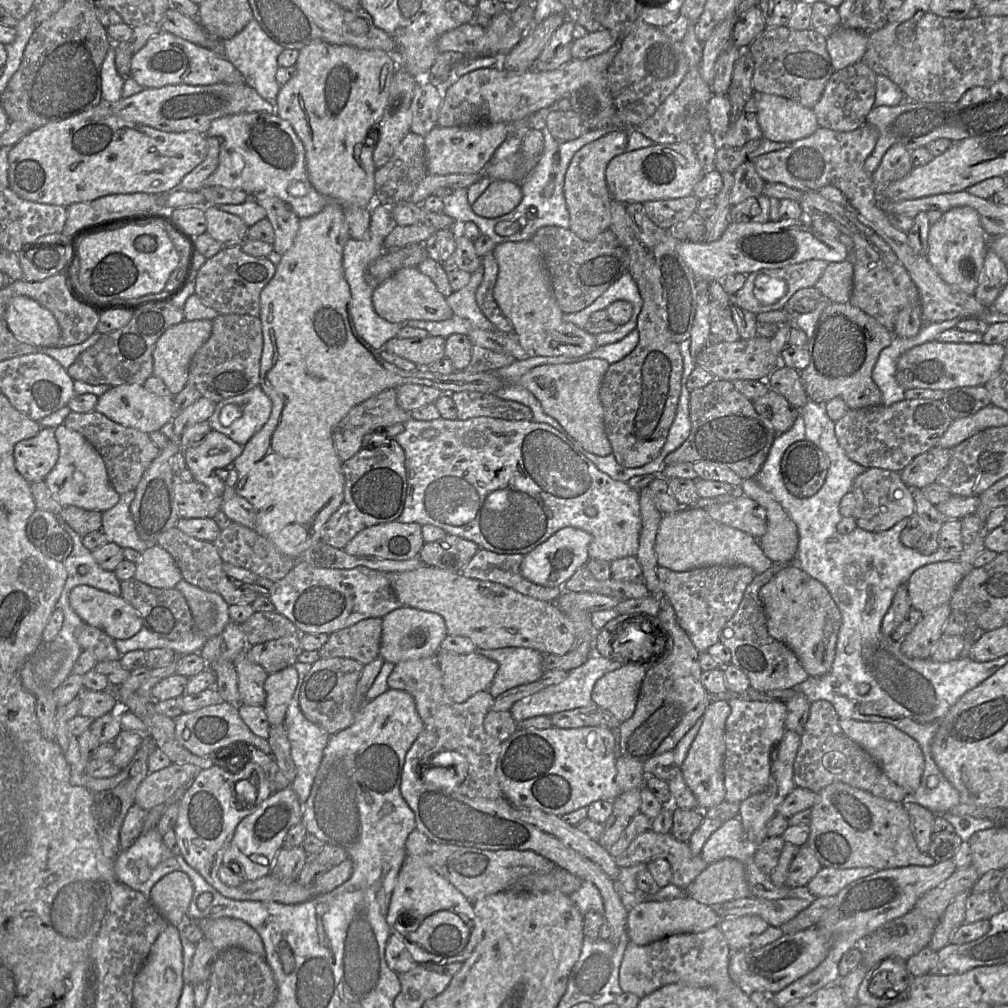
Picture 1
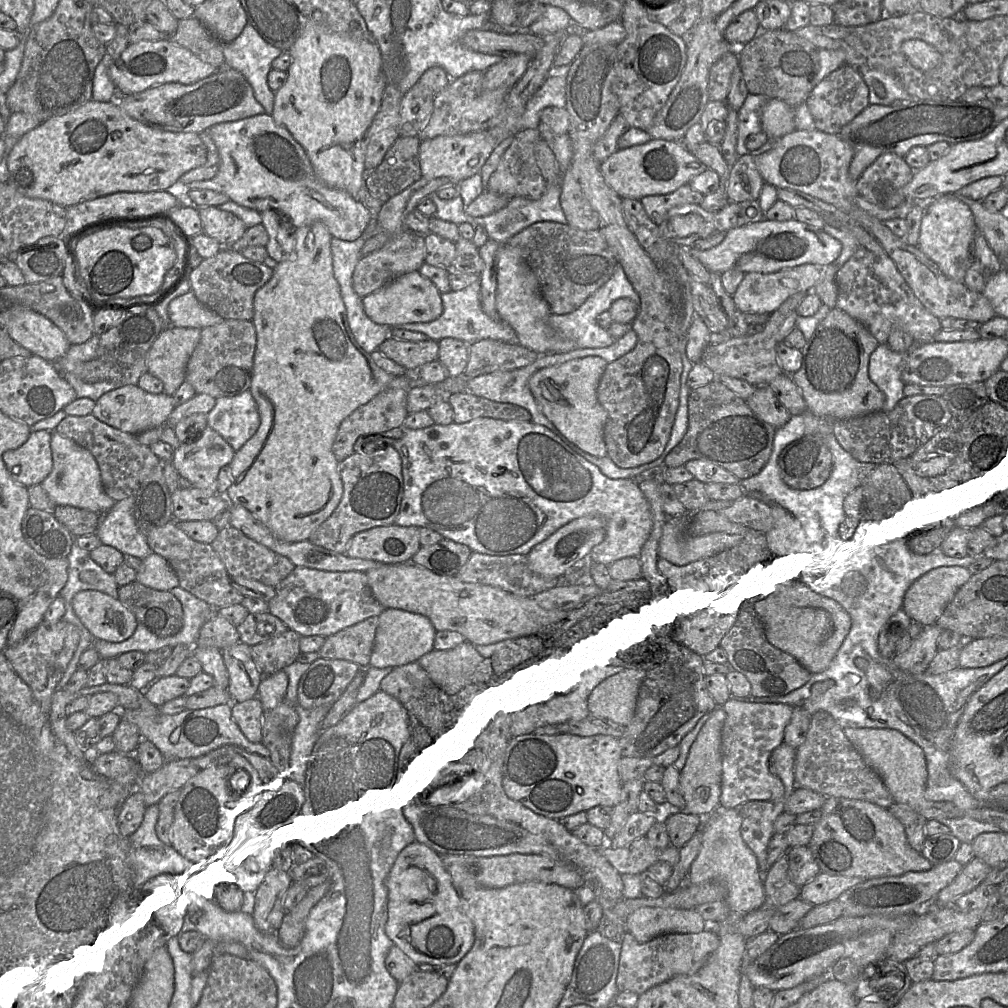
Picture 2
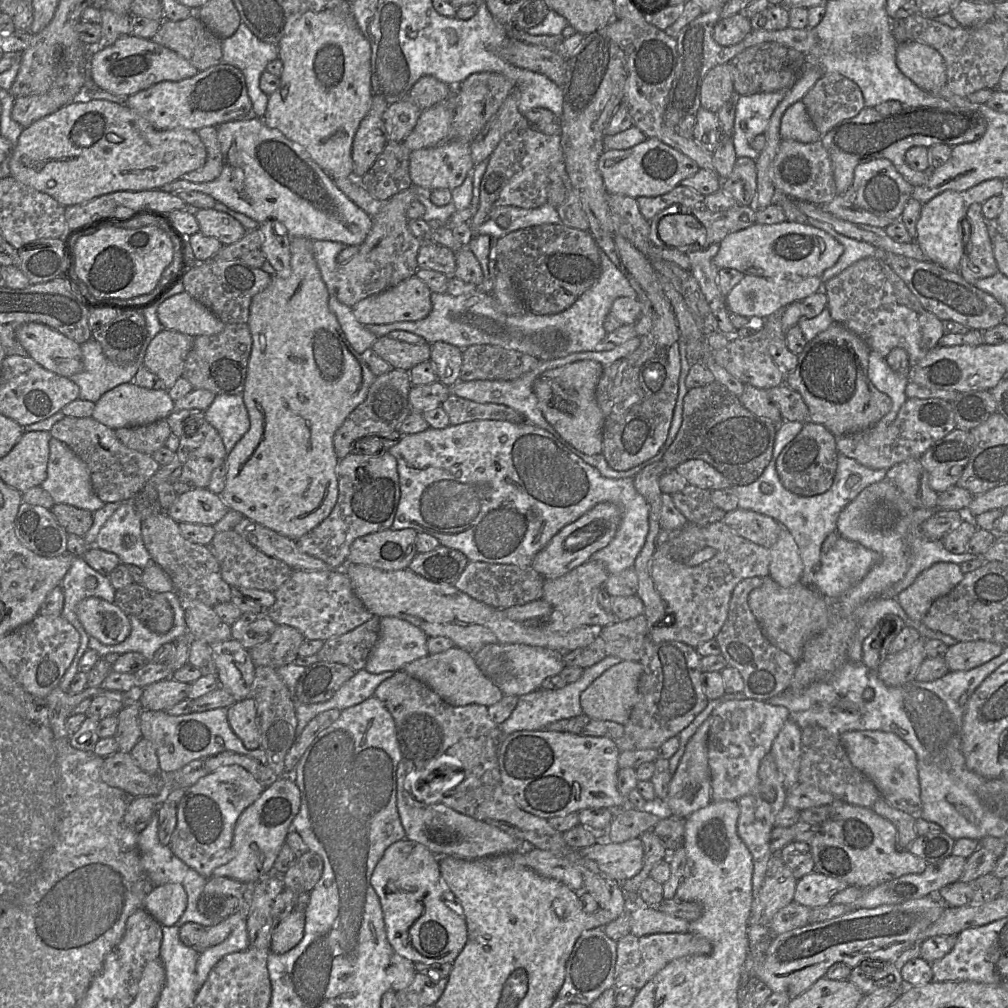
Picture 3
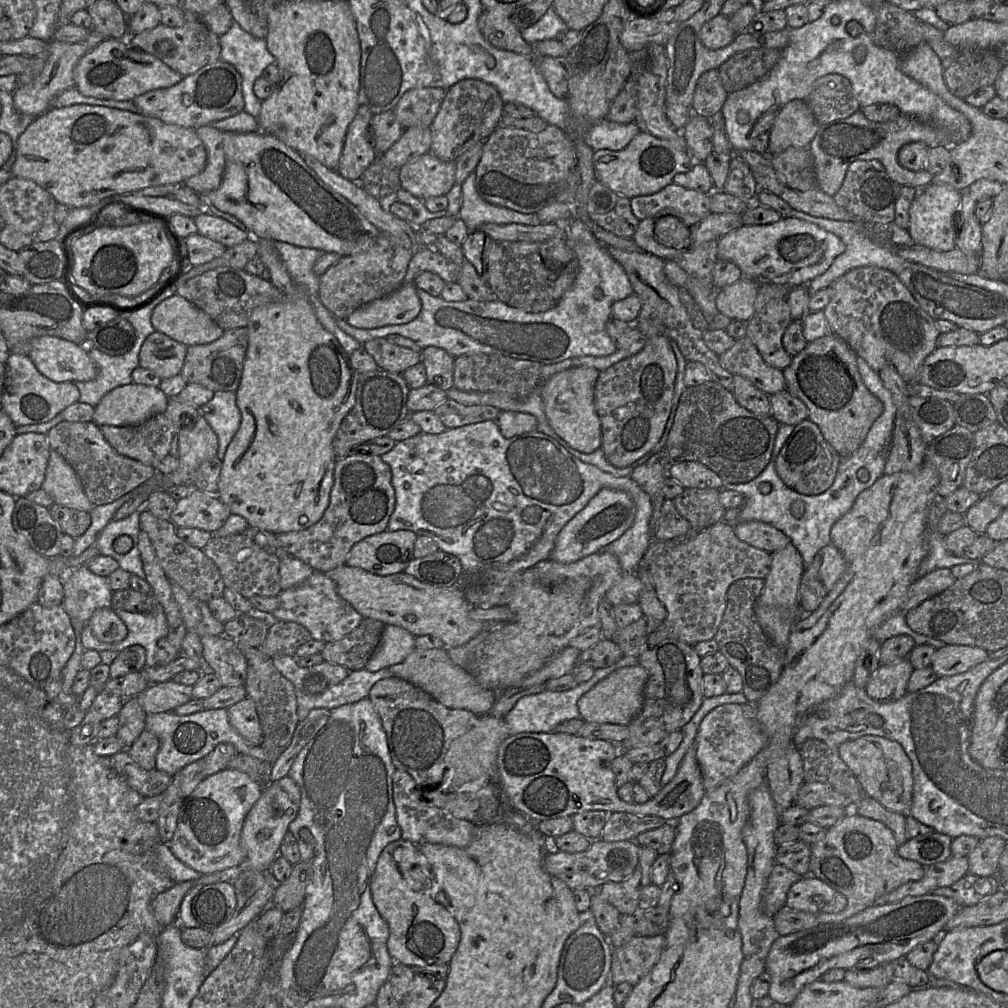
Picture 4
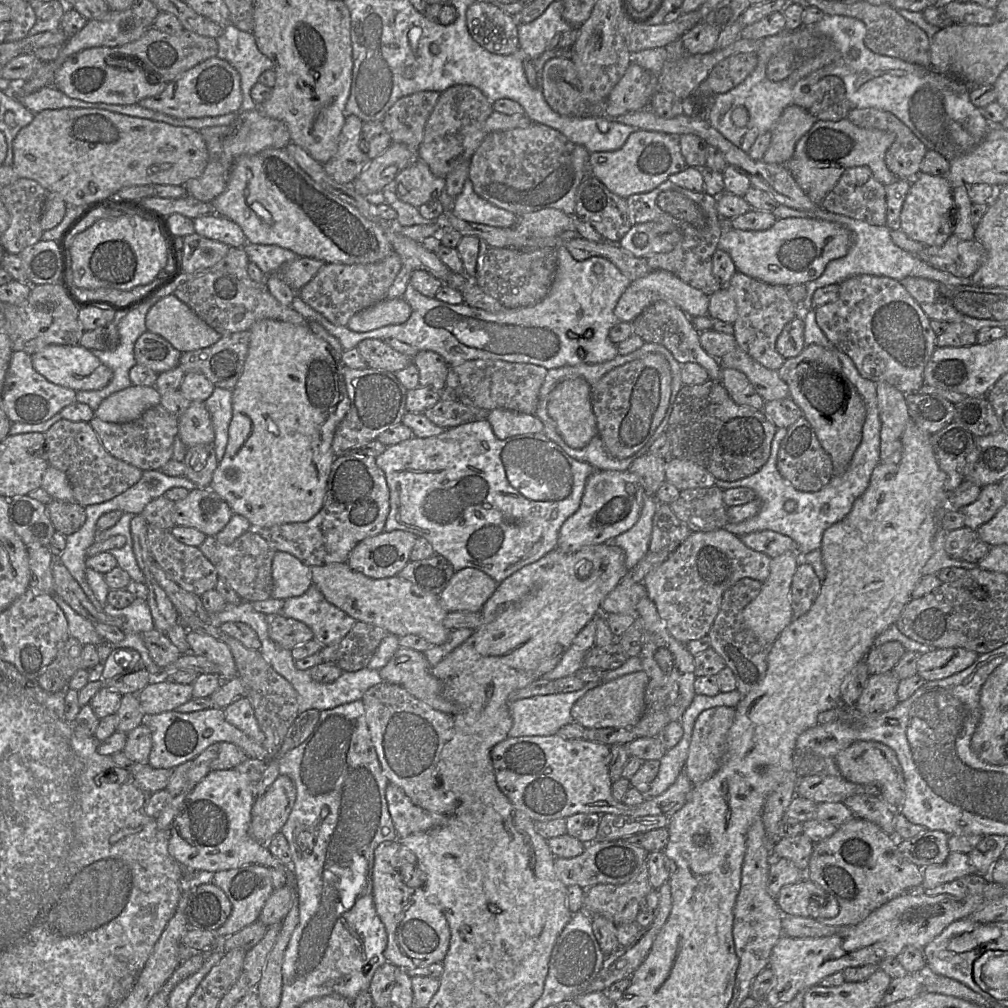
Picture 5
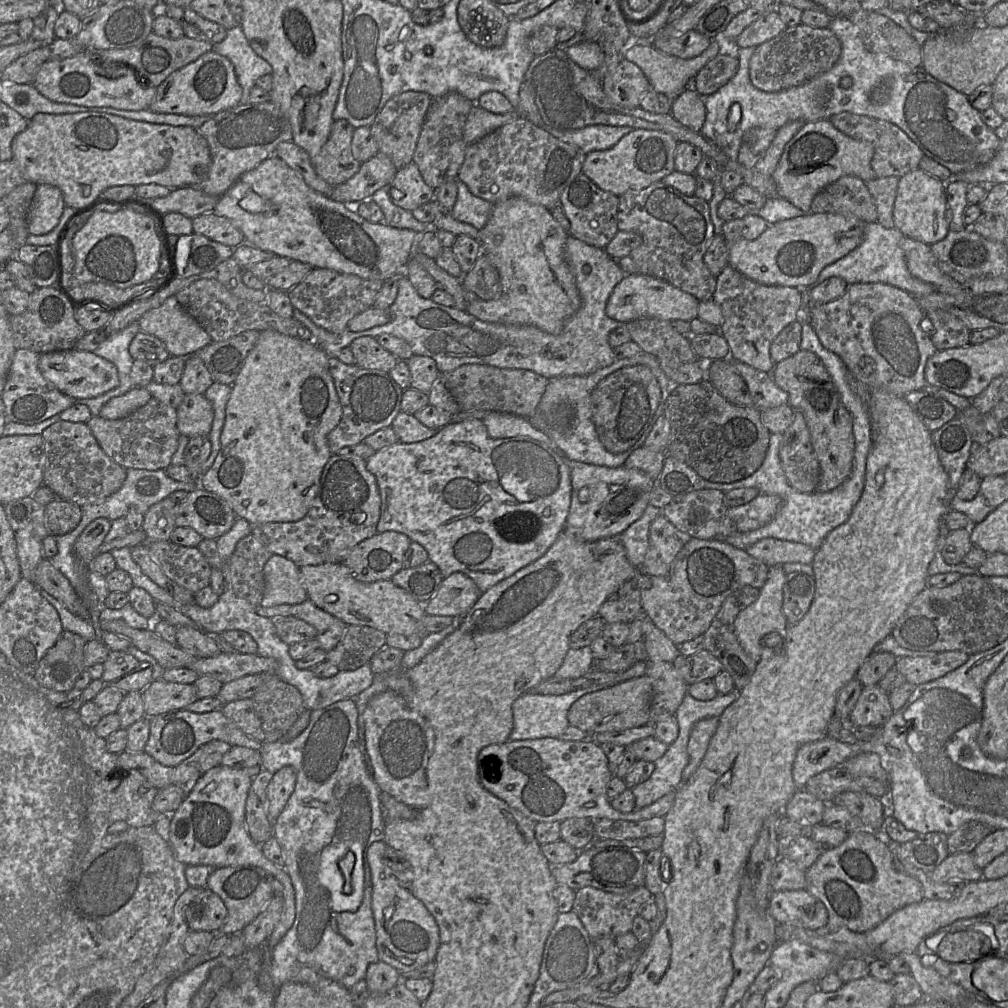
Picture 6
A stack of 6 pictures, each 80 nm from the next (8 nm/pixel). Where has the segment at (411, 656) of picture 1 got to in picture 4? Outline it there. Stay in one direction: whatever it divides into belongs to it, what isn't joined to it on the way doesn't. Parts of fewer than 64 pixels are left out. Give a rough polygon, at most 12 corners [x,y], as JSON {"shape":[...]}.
{"shape":[[385,625],[365,669],[377,672],[403,662],[415,637]]}

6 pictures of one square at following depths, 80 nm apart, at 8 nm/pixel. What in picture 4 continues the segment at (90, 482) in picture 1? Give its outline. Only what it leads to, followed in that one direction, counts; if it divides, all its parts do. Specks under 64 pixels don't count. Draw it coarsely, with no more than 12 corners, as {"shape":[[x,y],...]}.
{"shape":[[50,450],[41,489],[55,504],[88,513],[74,469]]}

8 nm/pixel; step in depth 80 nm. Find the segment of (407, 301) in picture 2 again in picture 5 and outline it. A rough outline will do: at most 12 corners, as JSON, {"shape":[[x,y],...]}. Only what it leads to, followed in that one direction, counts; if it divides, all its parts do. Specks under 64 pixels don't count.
{"shape":[[402,297],[385,299],[352,316],[346,326],[368,332],[402,324],[411,311]]}

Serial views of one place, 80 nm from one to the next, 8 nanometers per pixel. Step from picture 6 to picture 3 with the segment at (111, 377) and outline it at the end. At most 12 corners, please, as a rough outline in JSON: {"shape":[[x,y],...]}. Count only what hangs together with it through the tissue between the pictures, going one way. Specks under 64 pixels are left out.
{"shape":[[40,323],[16,337],[43,368],[83,370],[80,344]]}

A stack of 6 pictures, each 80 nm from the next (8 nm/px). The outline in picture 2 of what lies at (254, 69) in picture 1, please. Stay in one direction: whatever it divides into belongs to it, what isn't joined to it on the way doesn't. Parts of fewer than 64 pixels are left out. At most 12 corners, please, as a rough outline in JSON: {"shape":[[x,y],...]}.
{"shape":[[249,24],[223,44],[225,66],[243,74],[268,115],[272,62],[282,52]]}

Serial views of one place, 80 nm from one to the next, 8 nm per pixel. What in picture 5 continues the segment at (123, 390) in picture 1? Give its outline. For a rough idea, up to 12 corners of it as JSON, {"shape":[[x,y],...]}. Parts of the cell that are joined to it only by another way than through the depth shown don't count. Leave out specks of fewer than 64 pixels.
{"shape":[[135,386],[103,400],[95,416],[126,423],[161,403],[156,387]]}

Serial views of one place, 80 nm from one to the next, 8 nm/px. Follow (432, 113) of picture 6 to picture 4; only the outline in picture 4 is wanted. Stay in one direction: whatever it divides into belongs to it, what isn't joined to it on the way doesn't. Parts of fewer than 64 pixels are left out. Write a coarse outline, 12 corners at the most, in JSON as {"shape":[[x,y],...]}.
{"shape":[[473,78],[447,89],[429,153],[456,161],[504,114],[498,90]]}

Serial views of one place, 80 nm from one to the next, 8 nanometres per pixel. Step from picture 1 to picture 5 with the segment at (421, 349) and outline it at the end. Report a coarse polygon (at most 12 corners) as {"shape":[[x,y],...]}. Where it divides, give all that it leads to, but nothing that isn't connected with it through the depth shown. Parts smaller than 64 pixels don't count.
{"shape":[[376,338],[356,349],[369,368],[394,374],[413,360]]}

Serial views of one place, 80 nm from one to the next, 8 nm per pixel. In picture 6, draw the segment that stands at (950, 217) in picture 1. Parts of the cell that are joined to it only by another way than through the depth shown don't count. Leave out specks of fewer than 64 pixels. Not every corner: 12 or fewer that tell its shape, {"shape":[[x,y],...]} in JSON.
{"shape":[[921,168],[899,178],[895,228],[930,246],[950,232],[946,183]]}

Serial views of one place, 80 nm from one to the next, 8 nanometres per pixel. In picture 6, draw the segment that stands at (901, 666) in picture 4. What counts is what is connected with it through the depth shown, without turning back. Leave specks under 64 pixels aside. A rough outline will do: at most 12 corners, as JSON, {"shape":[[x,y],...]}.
{"shape":[[877,684],[863,688],[849,718],[882,727],[893,712]]}

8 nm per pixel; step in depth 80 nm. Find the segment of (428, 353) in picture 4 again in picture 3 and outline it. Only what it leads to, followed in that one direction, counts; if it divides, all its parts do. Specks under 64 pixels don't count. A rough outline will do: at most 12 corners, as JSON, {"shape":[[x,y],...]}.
{"shape":[[431,343],[429,361],[437,381],[447,387],[460,380],[462,350]]}

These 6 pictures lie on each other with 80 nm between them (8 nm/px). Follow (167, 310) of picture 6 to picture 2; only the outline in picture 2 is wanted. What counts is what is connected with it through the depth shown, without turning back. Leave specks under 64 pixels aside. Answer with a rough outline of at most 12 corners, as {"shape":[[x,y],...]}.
{"shape":[[191,290],[170,301],[171,326],[199,329],[225,320]]}

